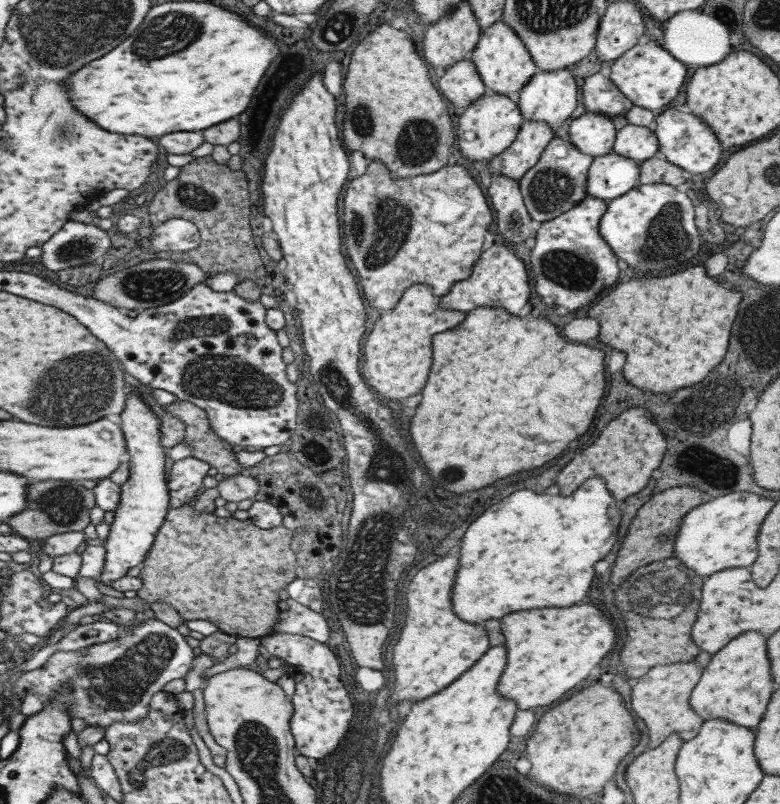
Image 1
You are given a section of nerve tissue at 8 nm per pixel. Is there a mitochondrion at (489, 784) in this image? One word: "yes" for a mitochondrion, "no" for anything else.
no

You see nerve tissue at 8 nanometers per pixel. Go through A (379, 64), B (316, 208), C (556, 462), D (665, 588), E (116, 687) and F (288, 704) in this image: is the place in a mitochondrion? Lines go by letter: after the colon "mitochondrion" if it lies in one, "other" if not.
A: other
B: other
C: other
D: mitochondrion
E: mitochondrion
F: other

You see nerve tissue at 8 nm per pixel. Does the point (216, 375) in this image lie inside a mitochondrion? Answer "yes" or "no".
yes

